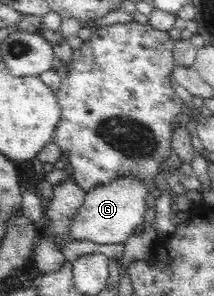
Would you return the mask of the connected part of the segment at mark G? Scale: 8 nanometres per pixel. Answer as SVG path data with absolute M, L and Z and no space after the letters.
M122 176L111 180L102 187L91 188L85 192L84 203L73 214L67 230L63 234L52 234L47 219L40 224L40 237L55 245L58 249L66 247L71 241L90 241L94 245L112 245L125 242L133 230L143 223L144 215L144 187L140 185L142 180L136 176Z

